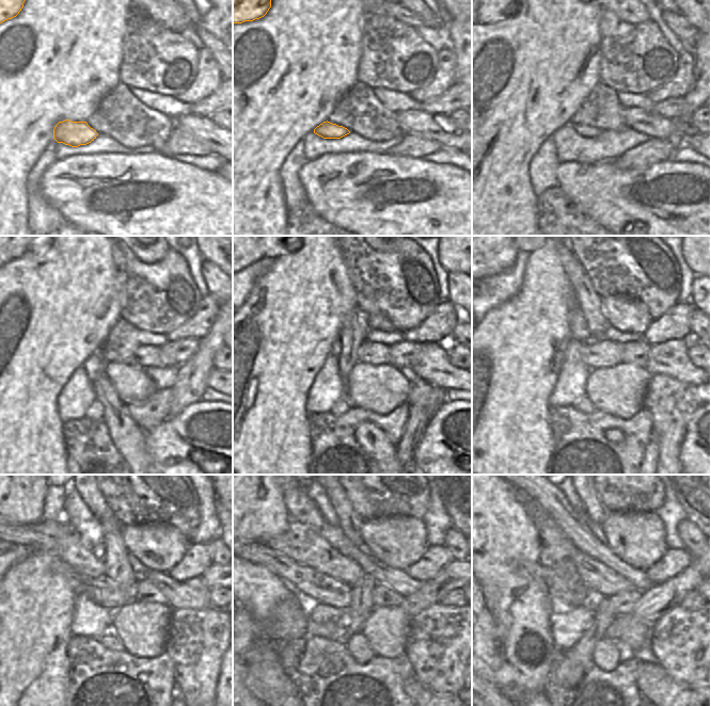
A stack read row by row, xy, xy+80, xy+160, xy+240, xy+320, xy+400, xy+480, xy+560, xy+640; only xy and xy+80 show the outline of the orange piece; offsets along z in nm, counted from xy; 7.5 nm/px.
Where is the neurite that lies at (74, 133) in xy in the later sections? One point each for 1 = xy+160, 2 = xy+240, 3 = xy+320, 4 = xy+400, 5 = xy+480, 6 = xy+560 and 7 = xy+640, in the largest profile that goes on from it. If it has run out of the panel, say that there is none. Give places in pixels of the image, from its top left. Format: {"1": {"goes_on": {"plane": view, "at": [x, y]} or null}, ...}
{"1": {"goes_on": {"plane": "xy+160", "at": [588, 131]}}, "2": {"goes_on": {"plane": "xy+240", "at": [132, 385]}}, "3": {"goes_on": {"plane": "xy+320", "at": [380, 388]}}, "4": {"goes_on": {"plane": "xy+400", "at": [619, 390]}}, "5": {"goes_on": {"plane": "xy+480", "at": [142, 626]}}, "6": {"goes_on": {"plane": "xy+560", "at": [386, 628]}}, "7": {"goes_on": {"plane": "xy+640", "at": [632, 634]}}}

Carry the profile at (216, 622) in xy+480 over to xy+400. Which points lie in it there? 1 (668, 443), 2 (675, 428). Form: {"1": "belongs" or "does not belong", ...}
{"1": "belongs", "2": "belongs"}

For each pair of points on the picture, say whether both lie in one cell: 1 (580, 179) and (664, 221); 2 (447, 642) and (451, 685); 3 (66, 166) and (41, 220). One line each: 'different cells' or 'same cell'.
1: same cell
2: same cell
3: different cells

